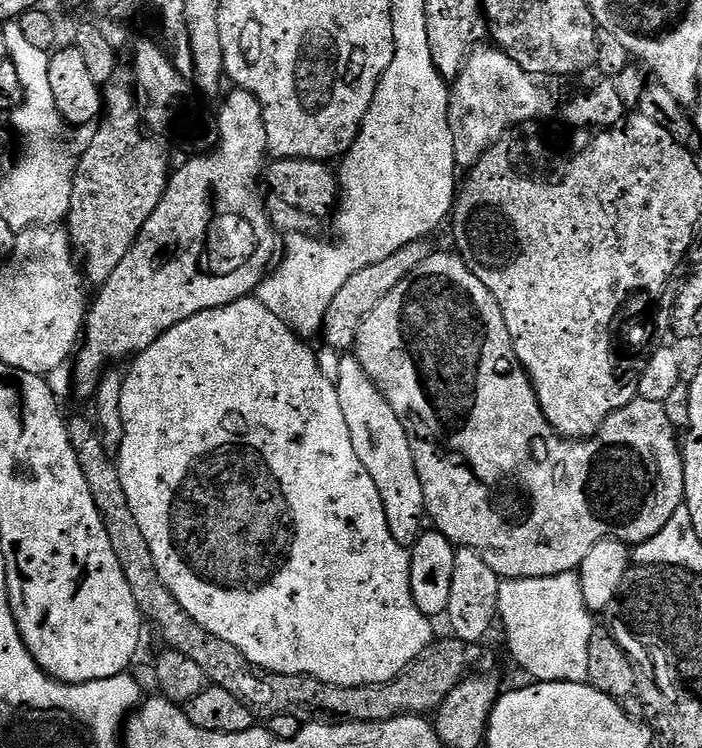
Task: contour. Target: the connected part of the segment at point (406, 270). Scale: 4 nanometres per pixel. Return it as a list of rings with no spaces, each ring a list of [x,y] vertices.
[[[427,239],[410,242],[402,246],[402,250],[390,254],[390,258],[366,266],[348,279],[346,286],[342,286],[342,290],[338,290],[334,298],[328,302],[322,334],[330,347],[337,348],[337,353],[340,354],[355,349],[356,339],[362,330],[362,322],[368,317],[370,310],[374,310],[374,306],[378,306],[378,302],[382,302],[382,298],[386,298],[386,294],[390,294],[390,290],[394,290],[394,286],[398,286],[402,278],[418,270],[418,266],[422,266],[422,262],[426,262],[426,258],[432,256],[434,248],[428,243]]]

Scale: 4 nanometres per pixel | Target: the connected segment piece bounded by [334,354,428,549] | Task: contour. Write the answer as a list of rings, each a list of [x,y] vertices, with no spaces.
[[[344,354],[339,357],[340,365],[334,372],[334,383],[338,402],[342,405],[342,415],[346,417],[346,426],[350,426],[350,438],[354,442],[354,450],[358,458],[362,458],[362,466],[374,478],[374,486],[378,486],[378,494],[382,498],[382,506],[386,510],[386,520],[390,522],[390,532],[403,548],[411,549],[412,545],[418,542],[418,538],[426,531],[426,517],[428,514],[428,503],[426,494],[422,490],[422,478],[414,466],[414,454],[410,446],[408,431],[404,428],[403,420],[394,414],[390,402],[374,386],[372,379],[362,370],[355,355]]]

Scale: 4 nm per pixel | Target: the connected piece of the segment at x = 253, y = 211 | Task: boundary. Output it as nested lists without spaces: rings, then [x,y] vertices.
[[[241,88],[232,90],[232,93],[228,97],[226,96],[223,97],[223,100],[225,99],[224,109],[218,112],[218,143],[216,147],[207,154],[193,155],[196,156],[193,160],[186,161],[177,172],[175,169],[169,175],[168,185],[164,187],[163,192],[159,193],[158,199],[155,201],[155,203],[157,202],[156,209],[148,217],[143,217],[140,233],[132,241],[132,246],[128,249],[126,258],[122,258],[122,262],[118,262],[118,270],[114,270],[114,274],[110,274],[110,278],[106,278],[106,282],[99,285],[97,292],[100,293],[94,296],[91,301],[82,333],[82,343],[74,356],[75,395],[88,396],[88,398],[95,397],[96,390],[100,386],[100,380],[103,379],[104,373],[109,371],[110,366],[119,365],[116,364],[119,360],[126,359],[125,361],[127,361],[129,358],[139,356],[151,344],[158,342],[158,338],[165,336],[171,328],[178,326],[178,322],[186,322],[186,318],[194,318],[194,314],[198,314],[202,310],[214,310],[215,308],[226,306],[230,302],[249,299],[256,289],[260,287],[260,283],[264,281],[265,276],[268,275],[273,267],[274,261],[278,256],[278,240],[276,244],[278,228],[270,215],[269,209],[266,207],[265,201],[263,204],[260,201],[259,194],[255,192],[256,183],[259,180],[261,183],[262,173],[266,168],[264,156],[267,157],[269,155],[266,126],[264,125],[264,107],[258,102],[258,98],[254,98],[254,94],[250,94]]]

